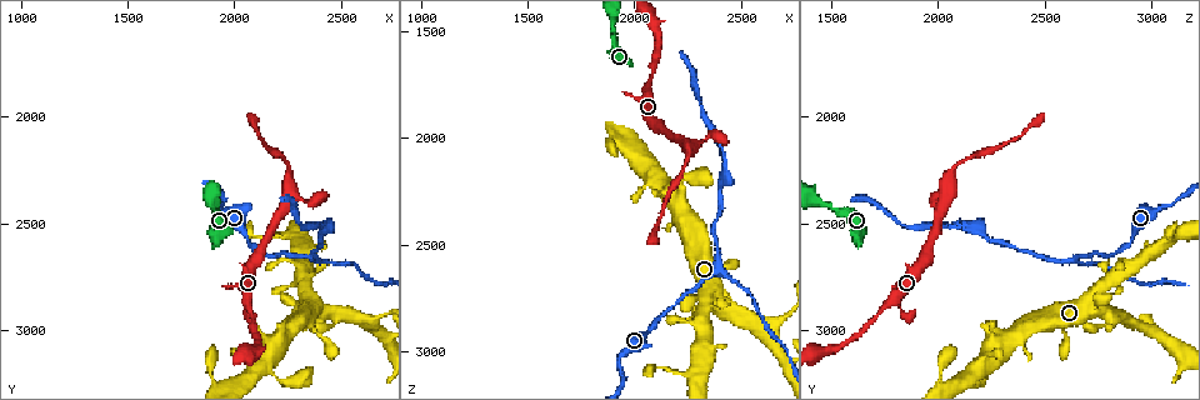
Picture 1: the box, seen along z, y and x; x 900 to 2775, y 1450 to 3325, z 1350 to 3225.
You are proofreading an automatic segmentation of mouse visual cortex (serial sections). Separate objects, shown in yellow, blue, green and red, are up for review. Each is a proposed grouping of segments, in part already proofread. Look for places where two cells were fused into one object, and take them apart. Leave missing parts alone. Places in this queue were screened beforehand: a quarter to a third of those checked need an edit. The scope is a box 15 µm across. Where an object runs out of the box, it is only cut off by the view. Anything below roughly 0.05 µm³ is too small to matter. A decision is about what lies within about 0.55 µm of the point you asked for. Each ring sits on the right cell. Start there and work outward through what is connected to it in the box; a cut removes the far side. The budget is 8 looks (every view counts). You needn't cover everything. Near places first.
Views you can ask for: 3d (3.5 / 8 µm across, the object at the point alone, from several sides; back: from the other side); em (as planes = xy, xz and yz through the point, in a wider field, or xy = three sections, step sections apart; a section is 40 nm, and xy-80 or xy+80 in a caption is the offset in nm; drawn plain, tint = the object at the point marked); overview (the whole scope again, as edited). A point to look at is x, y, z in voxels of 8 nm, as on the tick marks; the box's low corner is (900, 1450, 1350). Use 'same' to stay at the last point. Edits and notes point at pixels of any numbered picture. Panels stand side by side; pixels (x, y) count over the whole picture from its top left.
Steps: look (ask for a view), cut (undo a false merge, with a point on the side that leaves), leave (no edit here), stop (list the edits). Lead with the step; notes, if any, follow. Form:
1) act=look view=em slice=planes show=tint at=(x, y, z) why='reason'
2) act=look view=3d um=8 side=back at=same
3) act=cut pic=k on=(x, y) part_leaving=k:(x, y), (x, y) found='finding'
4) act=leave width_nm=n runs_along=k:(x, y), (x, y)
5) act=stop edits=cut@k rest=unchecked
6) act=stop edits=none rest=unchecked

act=look view=3d um=3.5 at=(2390, 2690, 2610) why='a fork'

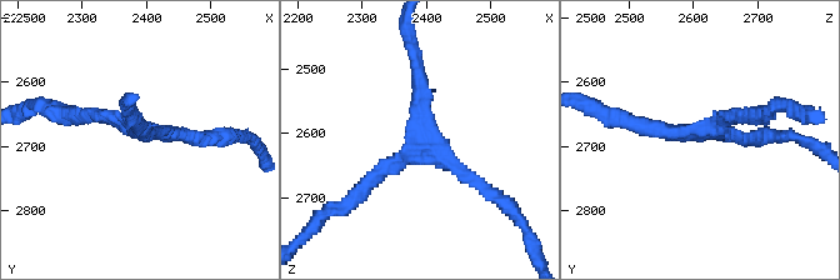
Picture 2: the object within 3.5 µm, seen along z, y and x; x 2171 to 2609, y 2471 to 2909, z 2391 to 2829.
act=look view=em slice=xy step=1 show=tint at=(2390, 2675, 2615)

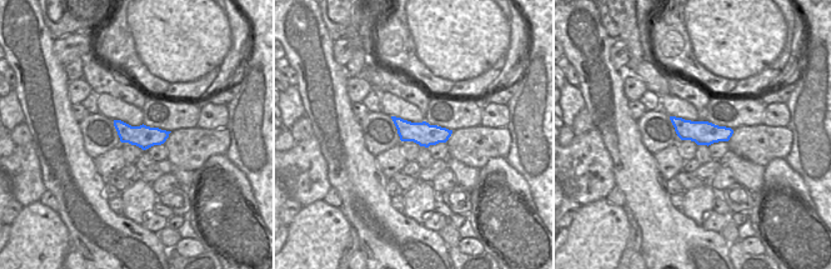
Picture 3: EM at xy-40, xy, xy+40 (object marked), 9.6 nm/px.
act=leave arms=3 runs_along=2:(359, 193), (420, 141), (416, 58) found='one cell here'

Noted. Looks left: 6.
act=look view=3d um=3.5 side=back at=(2180, 3190, 2210) why='calibre changes'

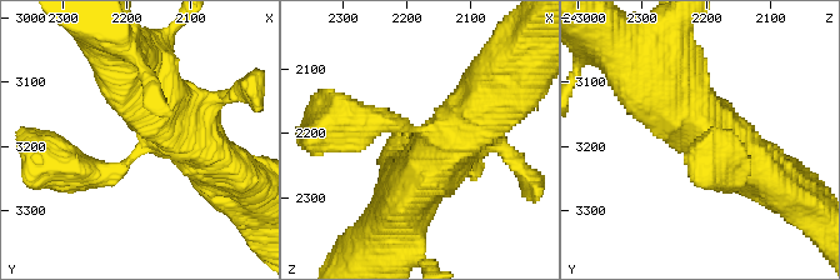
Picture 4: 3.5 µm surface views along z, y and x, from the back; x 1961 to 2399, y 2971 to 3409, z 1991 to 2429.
act=look view=em slice=xy step=3 show=tint at=(2170, 3195, 2195) why='now the EM'

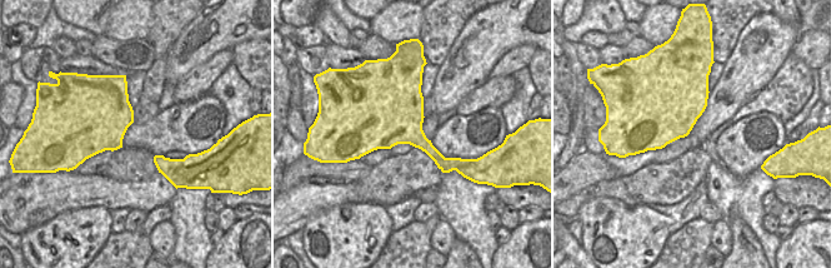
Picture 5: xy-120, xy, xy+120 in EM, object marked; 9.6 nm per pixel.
act=leave runs_along=4:(650, 61), (704, 126), (753, 164) found='continuous, no second cell'

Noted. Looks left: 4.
act=look view=3d um=3.5 at=(2300, 2690, 2850)

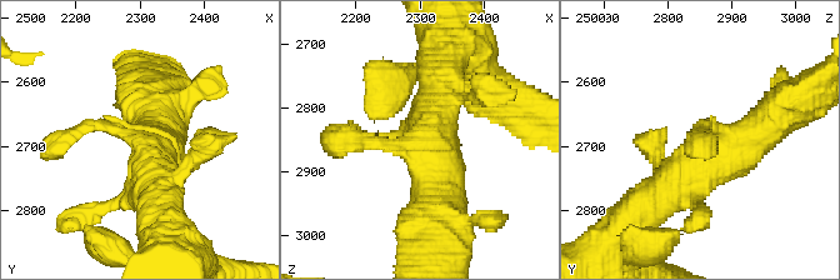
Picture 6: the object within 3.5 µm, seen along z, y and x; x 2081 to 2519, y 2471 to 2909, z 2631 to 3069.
act=look view=em slice=xy step=2 show=tint at=(2300, 2690, 2850) why='need the tissue'

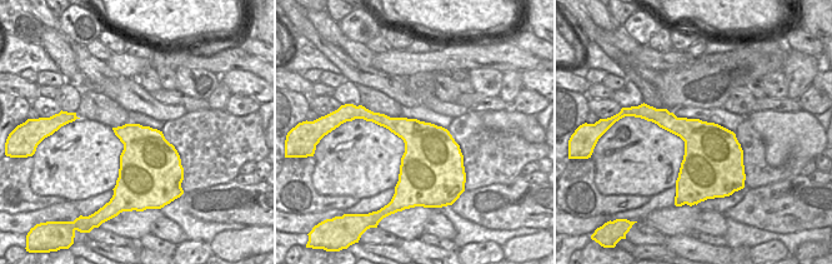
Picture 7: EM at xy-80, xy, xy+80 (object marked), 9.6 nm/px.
act=leave found='continuous, no second cell'

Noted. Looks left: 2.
act=stop edits=none rest=unchecked

